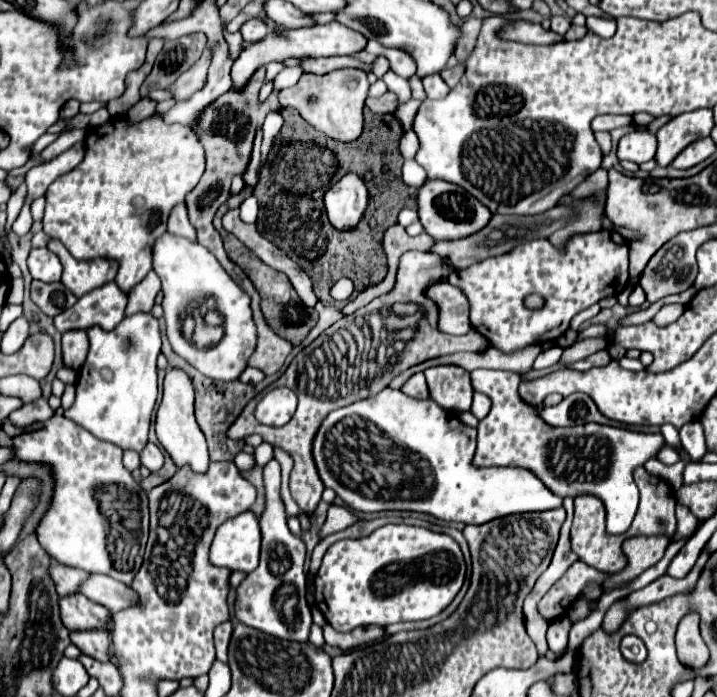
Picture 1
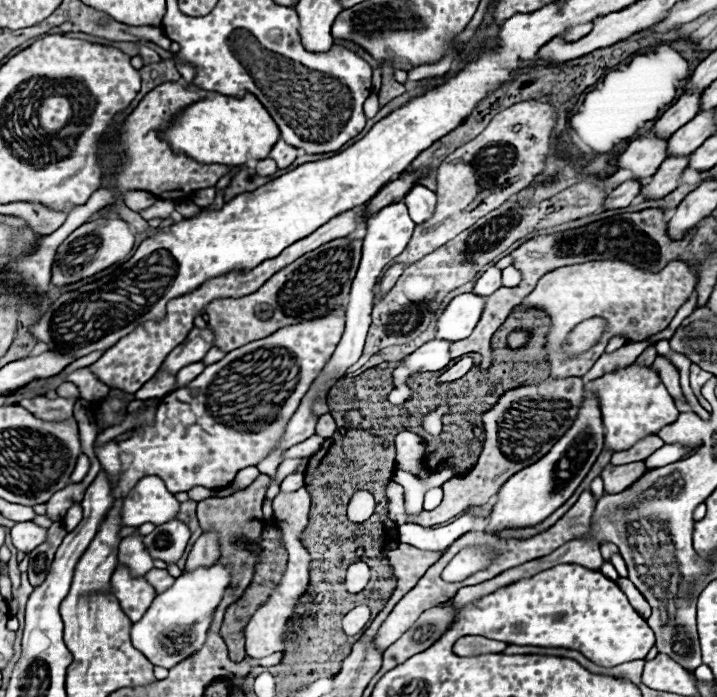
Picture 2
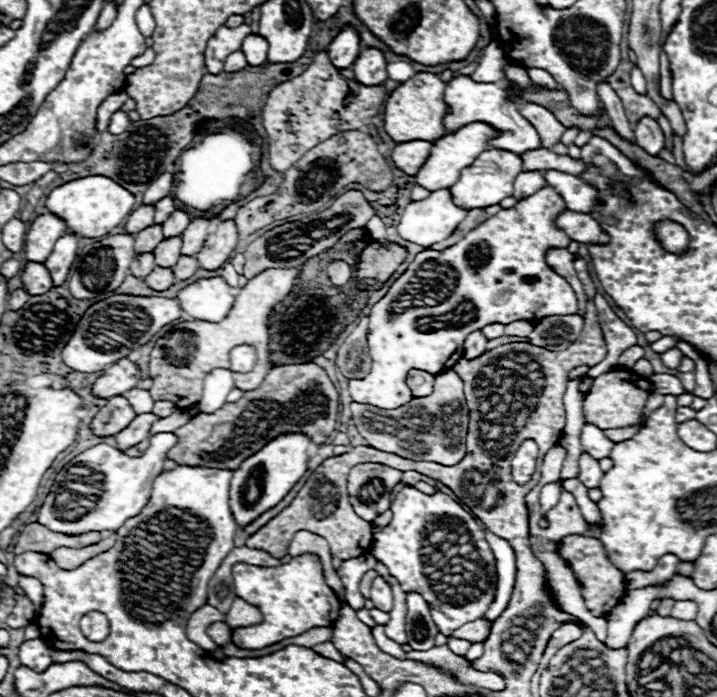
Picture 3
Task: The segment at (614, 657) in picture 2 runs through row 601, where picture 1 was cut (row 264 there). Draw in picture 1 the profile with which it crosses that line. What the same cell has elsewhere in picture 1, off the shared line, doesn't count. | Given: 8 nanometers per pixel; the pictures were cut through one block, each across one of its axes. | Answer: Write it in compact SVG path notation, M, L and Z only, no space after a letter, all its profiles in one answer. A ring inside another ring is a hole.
M586 232L574 234L566 240L564 248L556 248L550 240L532 240L520 244L508 254L484 260L482 264L474 264L466 270L452 272L446 282L458 286L470 302L470 324L490 342L490 346L510 354L522 350L530 344L542 344L546 340L556 340L562 336L574 314L596 304L604 296L612 296L622 292L628 282L628 242L618 232ZM530 294L540 294L544 298L544 306L538 310L530 310L524 304L524 298Z

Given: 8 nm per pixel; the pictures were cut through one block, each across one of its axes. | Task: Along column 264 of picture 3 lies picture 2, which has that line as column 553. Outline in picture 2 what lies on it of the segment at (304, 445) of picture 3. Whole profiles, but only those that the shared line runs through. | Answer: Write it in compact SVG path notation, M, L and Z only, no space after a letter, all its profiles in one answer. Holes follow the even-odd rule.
M584 392L572 428L566 430L566 434L550 448L548 454L542 456L542 460L516 472L500 488L498 502L490 514L490 526L486 530L498 534L502 528L512 528L512 526L524 528L542 522L574 494L574 490L584 480L590 466L602 452L602 448L604 448L604 426L602 426L598 396L592 392Z

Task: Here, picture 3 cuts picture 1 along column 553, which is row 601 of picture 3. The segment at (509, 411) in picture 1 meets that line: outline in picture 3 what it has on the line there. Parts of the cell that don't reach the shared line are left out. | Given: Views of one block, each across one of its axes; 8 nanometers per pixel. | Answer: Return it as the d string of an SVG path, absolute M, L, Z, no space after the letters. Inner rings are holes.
M406 486L396 492L390 510L394 514L392 522L386 528L374 532L368 552L388 568L404 592L418 592L424 596L432 612L432 620L444 636L450 636L466 622L482 618L496 592L496 560L484 538L484 530L474 520L474 516L438 488L434 494L422 494L420 490Z

